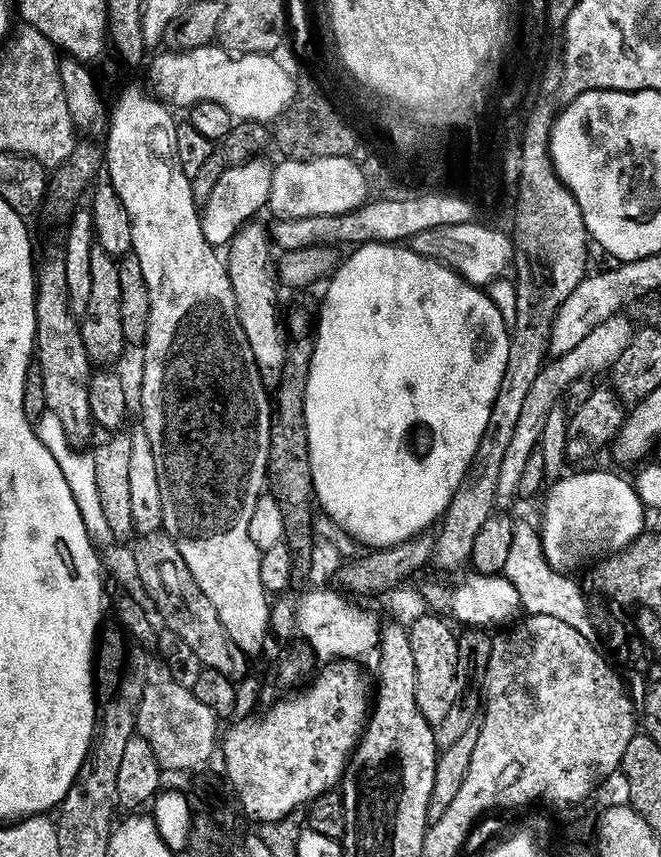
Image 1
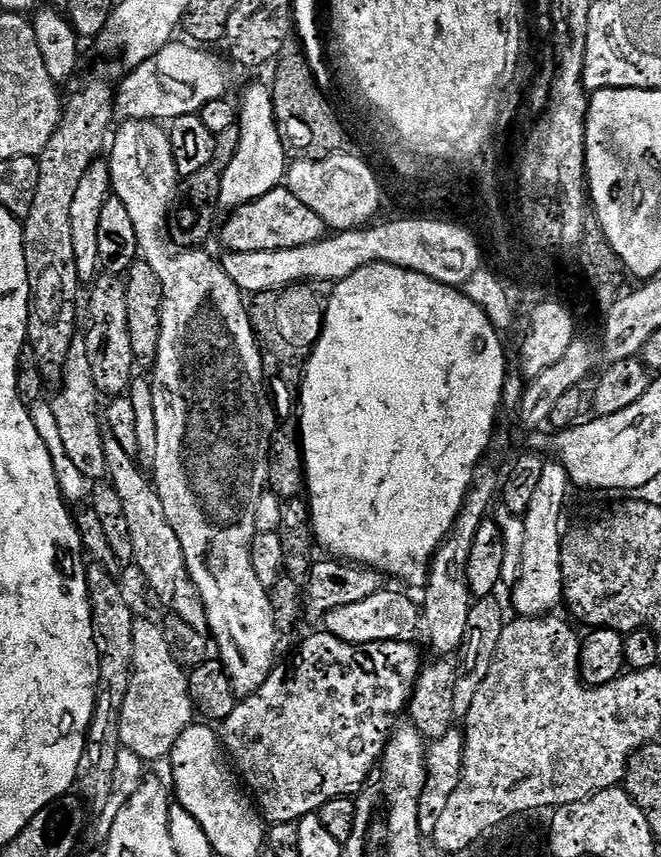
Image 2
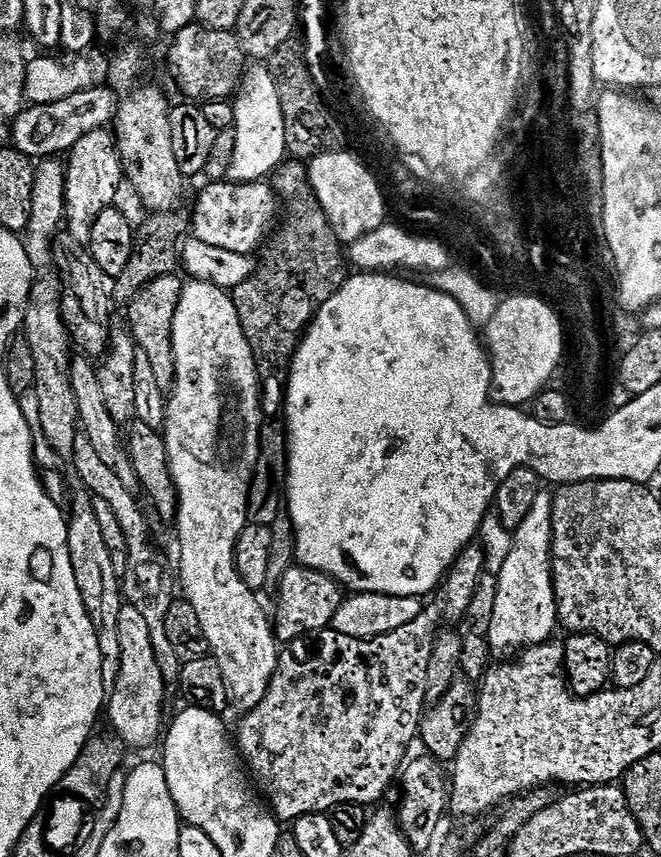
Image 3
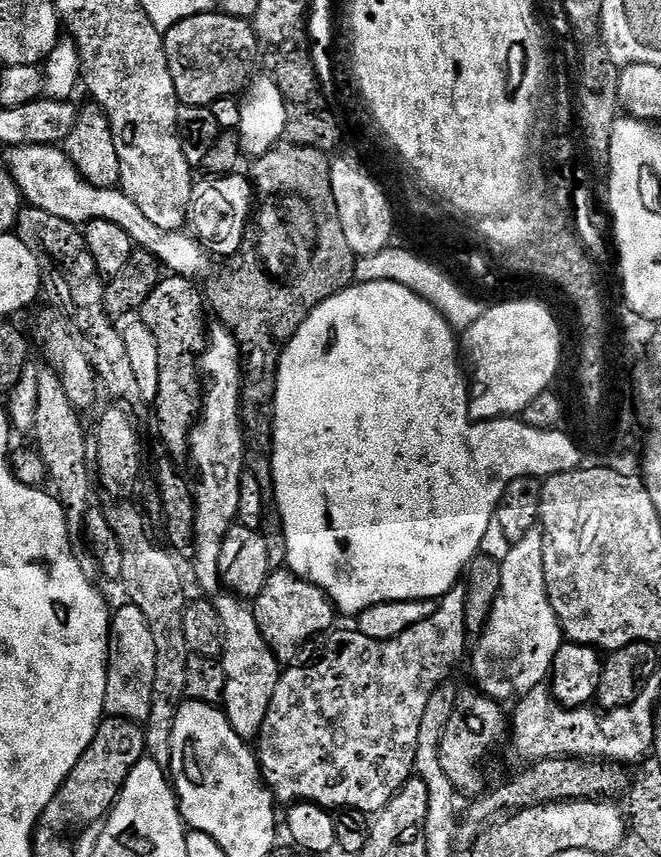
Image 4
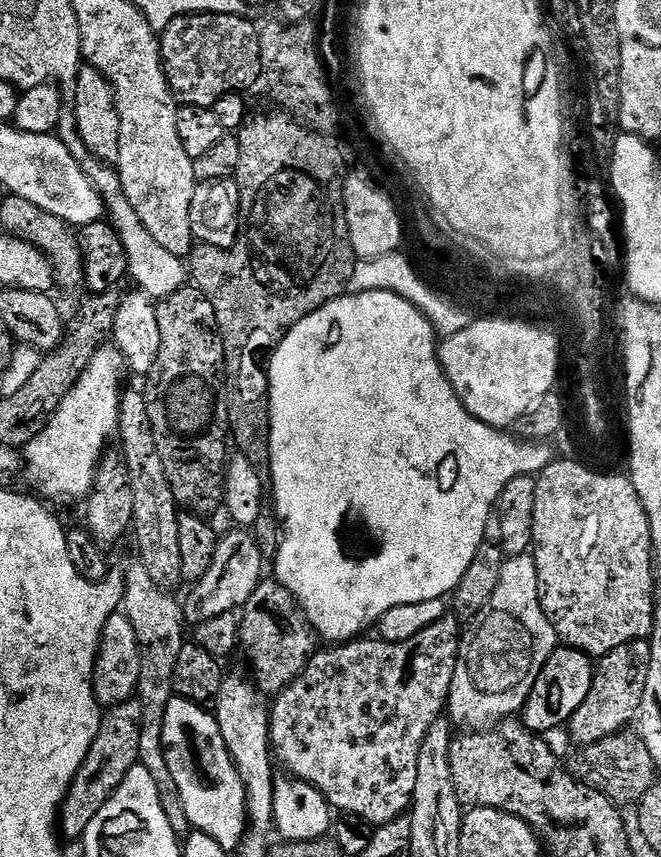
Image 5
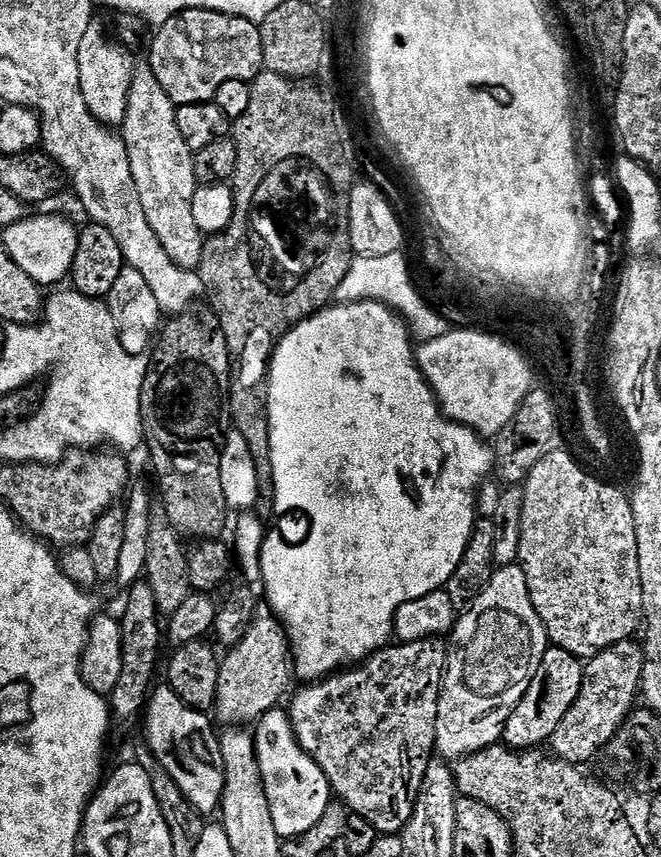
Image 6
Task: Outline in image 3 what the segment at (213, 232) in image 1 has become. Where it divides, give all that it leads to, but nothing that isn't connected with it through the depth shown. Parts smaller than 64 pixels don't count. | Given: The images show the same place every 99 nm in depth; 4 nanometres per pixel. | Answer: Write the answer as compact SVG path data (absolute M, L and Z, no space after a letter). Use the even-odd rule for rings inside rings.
M256 62L245 67L240 87L234 93L234 105L236 111L234 166L230 166L228 180L237 184L263 181L285 163L288 150L282 102L278 98L274 78L263 63Z

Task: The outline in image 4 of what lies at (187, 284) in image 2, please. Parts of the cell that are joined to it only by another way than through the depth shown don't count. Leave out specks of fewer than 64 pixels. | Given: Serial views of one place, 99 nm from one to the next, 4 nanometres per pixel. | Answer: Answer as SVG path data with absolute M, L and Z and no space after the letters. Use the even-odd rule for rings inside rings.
M216 326L216 329L211 329L210 335L207 337L206 343L198 356L198 368L204 376L208 379L208 388L203 389L202 392L202 407L200 415L195 424L192 425L192 431L188 437L188 446L190 449L190 461L196 467L196 480L194 479L194 519L192 521L192 535L194 537L194 553L196 552L196 580L205 588L208 592L221 591L222 585L220 583L220 542L223 540L224 535L230 531L232 525L237 523L238 520L238 494L240 493L240 487L242 486L242 478L246 474L244 466L244 454L246 451L246 440L244 444L244 432L246 433L246 425L242 419L242 413L240 410L240 402L242 399L242 393L240 393L240 384L242 388L242 361L240 358L240 346L237 344L231 332L223 326ZM223 594L216 600L214 611L222 629L222 641L224 640L224 698L222 710L228 715L228 721L234 731L243 740L255 741L260 734L260 727L266 716L266 710L270 710L270 698L274 698L276 684L280 680L282 671L281 661L268 648L268 643L262 638L258 630L255 611L240 597L231 594Z

